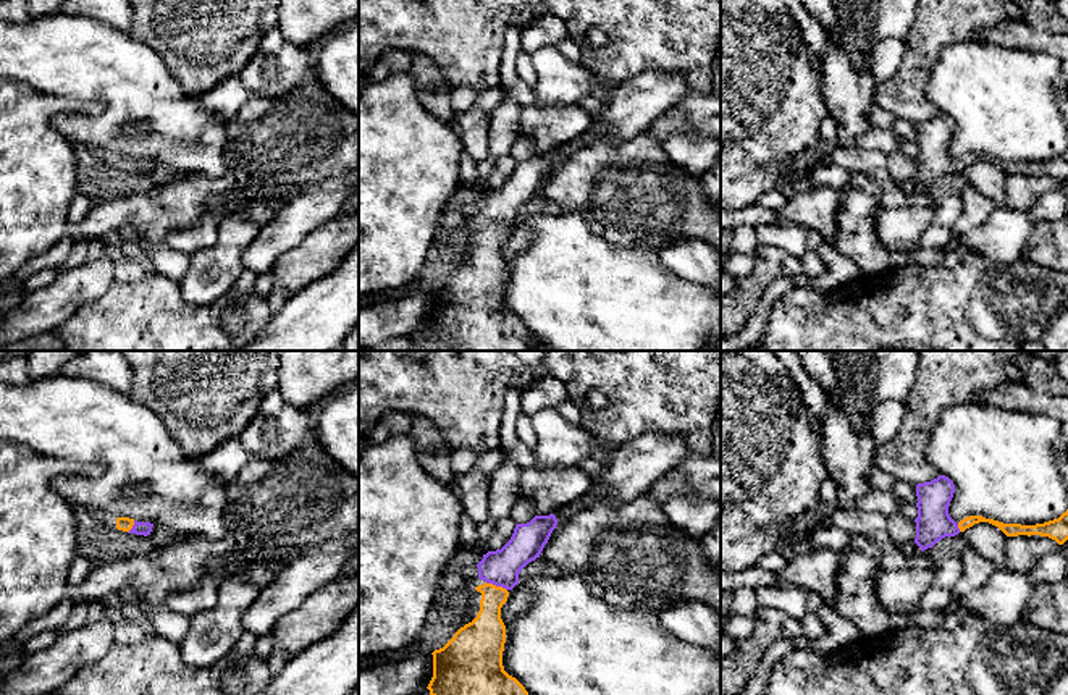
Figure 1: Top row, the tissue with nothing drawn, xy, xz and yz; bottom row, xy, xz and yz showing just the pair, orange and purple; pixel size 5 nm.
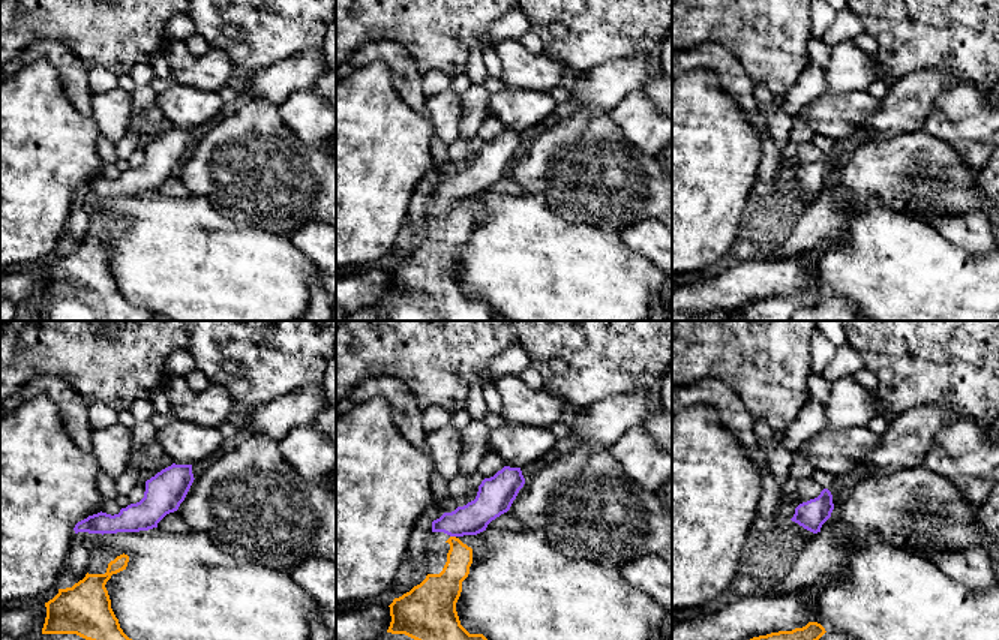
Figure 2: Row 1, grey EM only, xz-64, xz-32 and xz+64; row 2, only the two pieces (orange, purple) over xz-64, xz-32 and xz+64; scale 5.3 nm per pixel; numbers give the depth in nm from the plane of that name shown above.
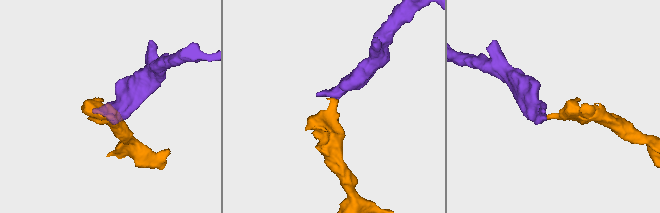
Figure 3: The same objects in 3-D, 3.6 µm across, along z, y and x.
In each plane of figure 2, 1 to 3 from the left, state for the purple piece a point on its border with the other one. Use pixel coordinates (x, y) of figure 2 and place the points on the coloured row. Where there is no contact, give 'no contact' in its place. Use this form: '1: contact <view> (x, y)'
1: no contact
2: contact xz-32 (453, 537)
3: no contact

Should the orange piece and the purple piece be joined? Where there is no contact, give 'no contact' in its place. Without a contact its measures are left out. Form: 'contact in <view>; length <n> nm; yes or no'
contact in xz; length 120 nm; yes

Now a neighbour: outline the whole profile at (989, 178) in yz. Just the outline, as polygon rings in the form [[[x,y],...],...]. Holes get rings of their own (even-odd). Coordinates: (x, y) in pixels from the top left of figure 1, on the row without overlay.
[[[979,160],[960,171],[966,178],[968,184],[973,184],[987,196],[995,207],[1005,205],[1005,181],[1008,175],[999,165],[989,160]]]

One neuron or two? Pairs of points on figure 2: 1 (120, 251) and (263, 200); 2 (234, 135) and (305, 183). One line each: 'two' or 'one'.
1: two
2: one

